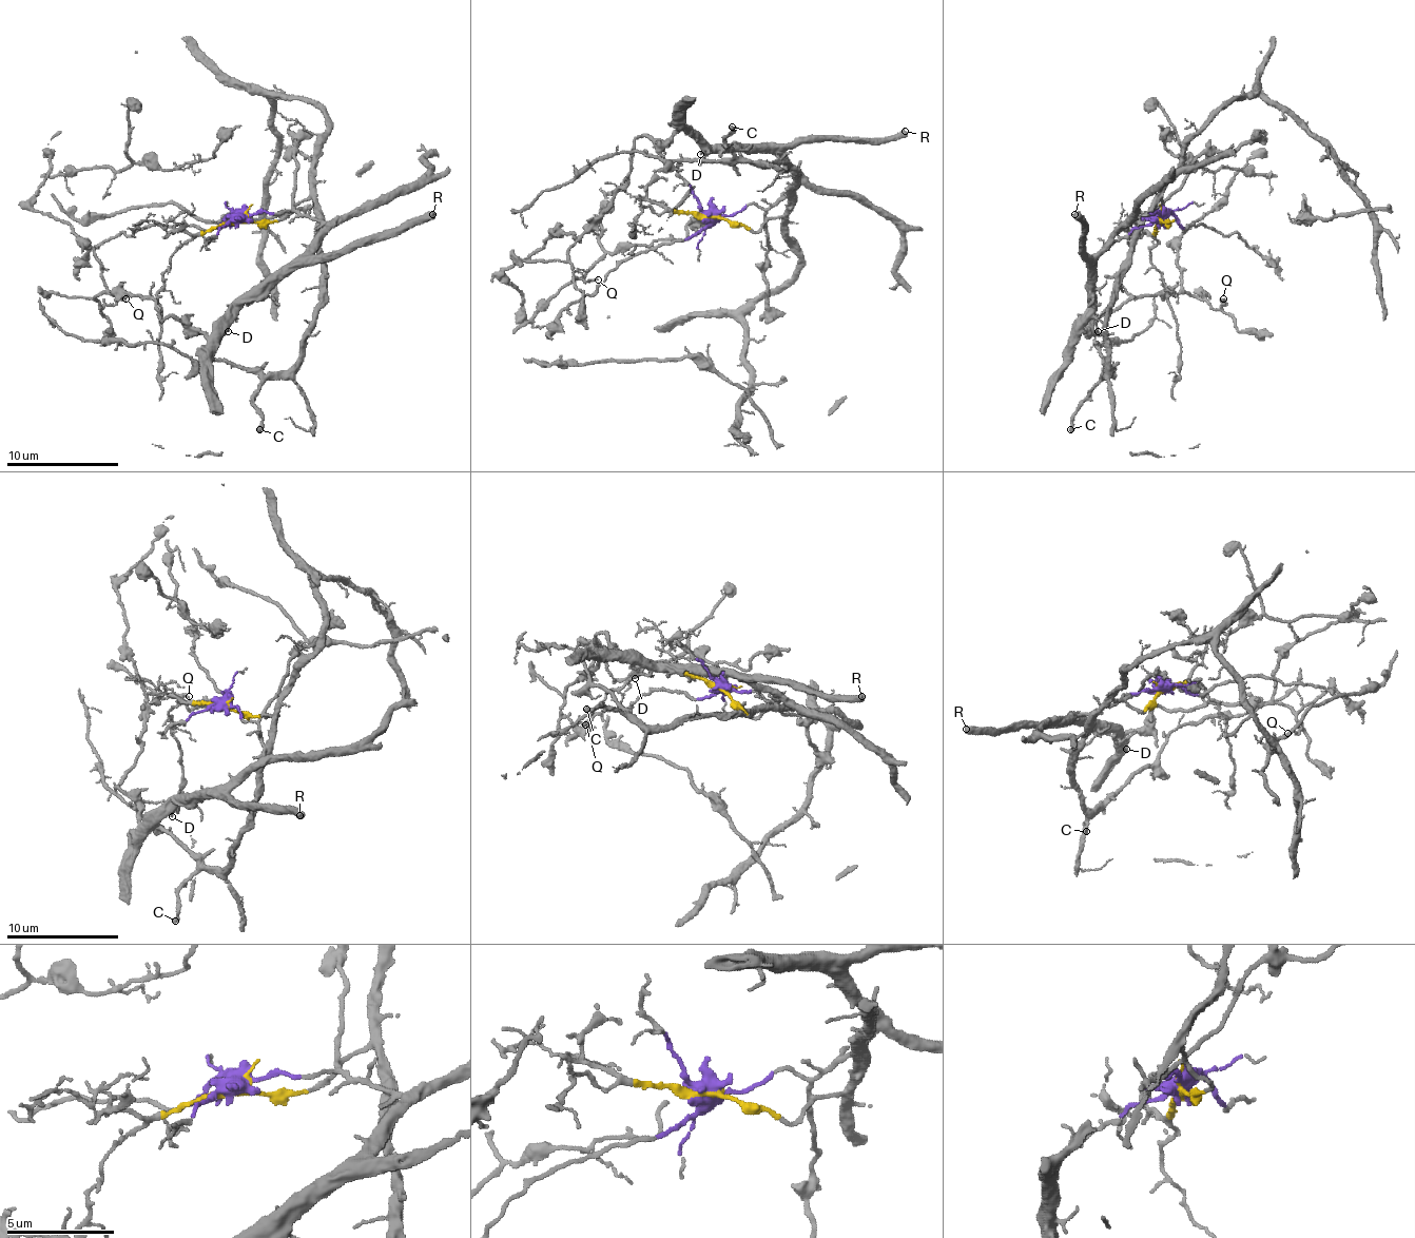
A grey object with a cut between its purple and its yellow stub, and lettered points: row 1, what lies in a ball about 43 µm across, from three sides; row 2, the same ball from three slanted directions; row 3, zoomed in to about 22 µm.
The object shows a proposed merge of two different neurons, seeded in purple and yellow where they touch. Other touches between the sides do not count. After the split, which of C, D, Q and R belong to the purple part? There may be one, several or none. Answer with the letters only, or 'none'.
D, Q, R

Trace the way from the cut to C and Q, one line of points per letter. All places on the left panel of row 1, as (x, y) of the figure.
C: (238, 221), (280, 219), (309, 199), (321, 250), (321, 301), (304, 354), (258, 388), (258, 430)
Q: (238, 221), (297, 211), (323, 230), (211, 332), (162, 321), (140, 295), (95, 298), (100, 309), (126, 298)

